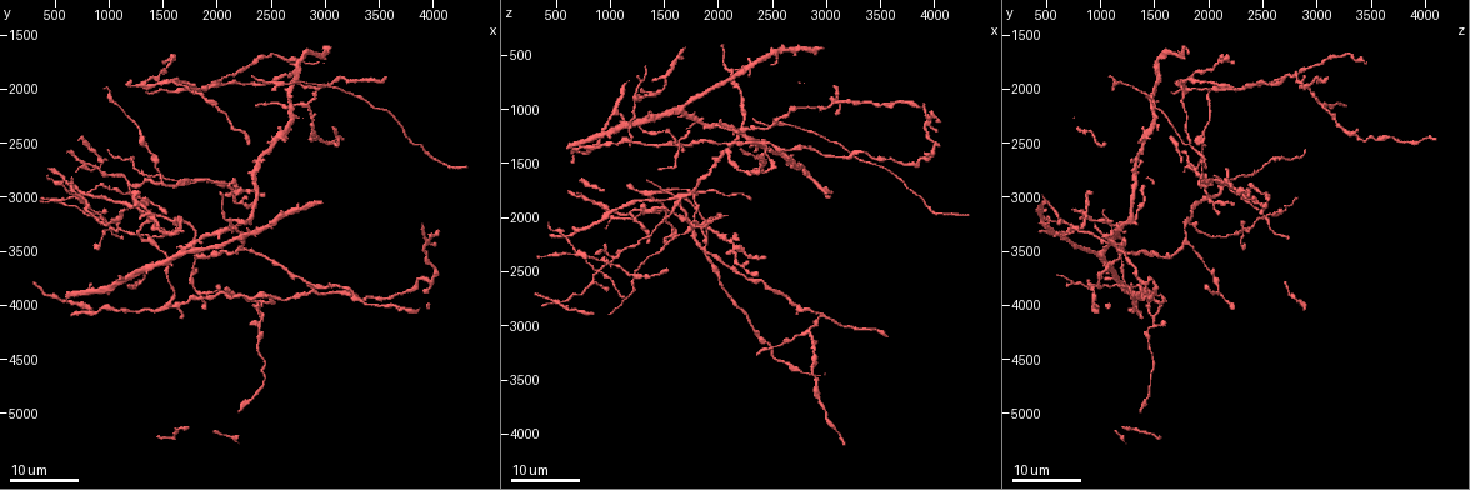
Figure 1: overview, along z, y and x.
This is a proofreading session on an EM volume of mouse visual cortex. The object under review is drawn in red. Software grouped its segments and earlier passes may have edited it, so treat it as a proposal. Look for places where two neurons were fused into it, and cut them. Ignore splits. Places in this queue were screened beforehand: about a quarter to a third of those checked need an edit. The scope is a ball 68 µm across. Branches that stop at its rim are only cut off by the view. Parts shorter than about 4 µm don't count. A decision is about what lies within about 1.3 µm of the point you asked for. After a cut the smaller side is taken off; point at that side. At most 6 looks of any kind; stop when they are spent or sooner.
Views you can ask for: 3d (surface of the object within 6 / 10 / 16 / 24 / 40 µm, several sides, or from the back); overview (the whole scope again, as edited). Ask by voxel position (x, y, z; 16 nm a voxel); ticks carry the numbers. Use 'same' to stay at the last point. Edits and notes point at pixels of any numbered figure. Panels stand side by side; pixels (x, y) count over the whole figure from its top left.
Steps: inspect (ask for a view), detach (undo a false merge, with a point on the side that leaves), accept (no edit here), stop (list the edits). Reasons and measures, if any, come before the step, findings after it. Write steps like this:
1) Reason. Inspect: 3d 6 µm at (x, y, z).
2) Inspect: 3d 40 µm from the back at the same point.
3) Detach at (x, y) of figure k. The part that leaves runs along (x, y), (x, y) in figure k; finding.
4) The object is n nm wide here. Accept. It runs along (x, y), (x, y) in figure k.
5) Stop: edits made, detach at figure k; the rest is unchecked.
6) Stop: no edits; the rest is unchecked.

Four or more arms meet. Inspect: 3d 24 µm at (2420, 4000, 1560).

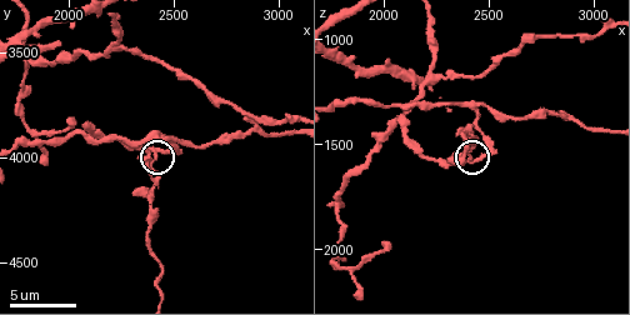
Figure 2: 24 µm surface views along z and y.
Zoom in. Inspect: 3d 6 µm at (2410, 3980, 1580).

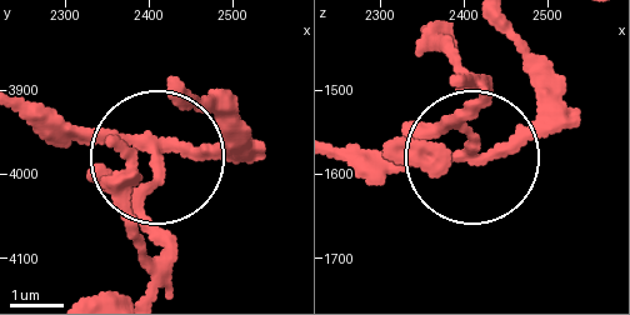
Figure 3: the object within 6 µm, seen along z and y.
Detach at (68, 130) of figure 3. The part that leaves runs along (466, 160), (454, 120), (466, 80) in figure 3; two neurons meet here.

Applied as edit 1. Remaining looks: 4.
Arms part here. Inspect: 3d 16 µm at (1200, 2900, 1940).

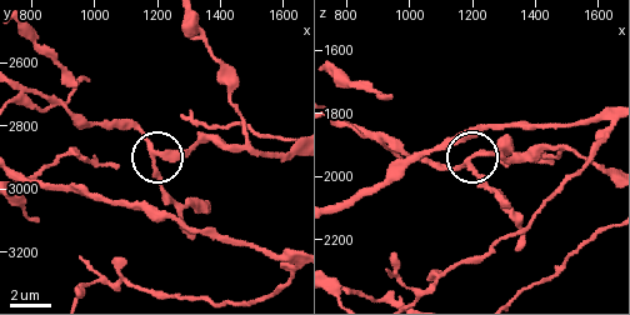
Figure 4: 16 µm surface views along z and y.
Inspect: 3d 6 µm at (1210, 2880, 1940).

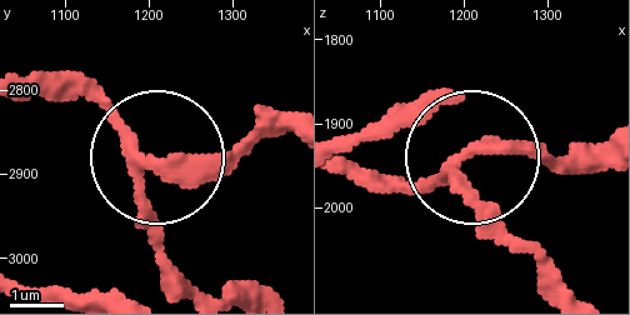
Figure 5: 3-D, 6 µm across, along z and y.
3 arms meet here. Accept. One neuron here.

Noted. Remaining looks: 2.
Three arms meet. Inspect: 3d 16 µm at (1480, 2880, 1920).

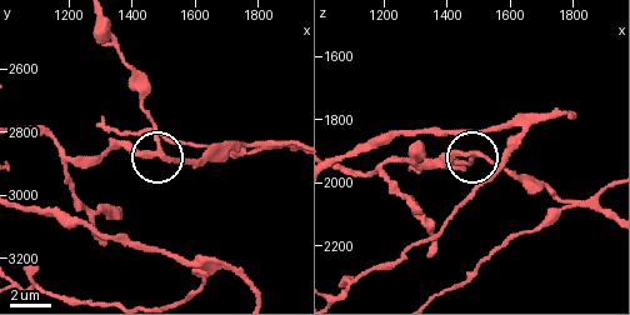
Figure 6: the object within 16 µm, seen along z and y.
Closer look. Inspect: 3d 10 µm at (1490, 2860, 1900).

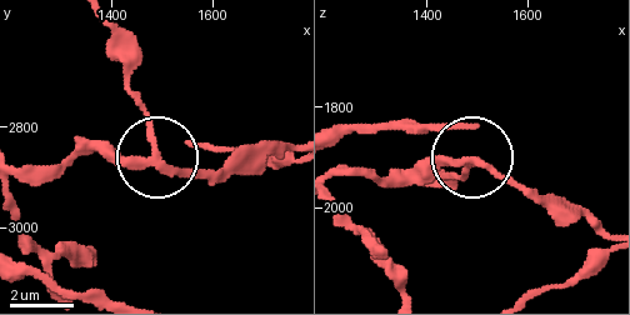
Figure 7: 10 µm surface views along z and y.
The object is 230 nm wide here. Detach at (148, 120) of figure 7. The part that leaves runs along (158, 160), (145, 106), (126, 74), (118, 26) in figure 7; two neurons meet here.

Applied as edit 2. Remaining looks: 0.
Stop: edits made, detach at figure 3, detach at figure 7; the rest is unchecked.

